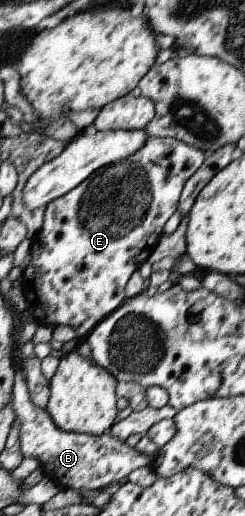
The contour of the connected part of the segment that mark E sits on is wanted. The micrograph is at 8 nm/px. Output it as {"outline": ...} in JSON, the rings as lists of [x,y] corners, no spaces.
{"outline":[[[149,138],[136,153],[128,155],[126,159],[112,163],[112,165],[97,169],[78,185],[66,193],[51,201],[45,210],[43,224],[40,231],[34,235],[32,239],[32,260],[29,263],[29,269],[20,273],[22,279],[22,293],[28,302],[28,311],[34,318],[37,325],[48,325],[52,328],[56,326],[72,327],[77,335],[85,339],[86,336],[94,329],[94,326],[101,322],[107,315],[116,311],[125,302],[125,285],[136,269],[140,269],[140,265],[152,255],[152,251],[156,249],[160,238],[164,235],[163,227],[166,221],[176,213],[179,205],[179,197],[181,196],[184,184],[192,177],[196,170],[204,163],[206,155],[200,149],[186,145],[182,141],[172,138]]]}

